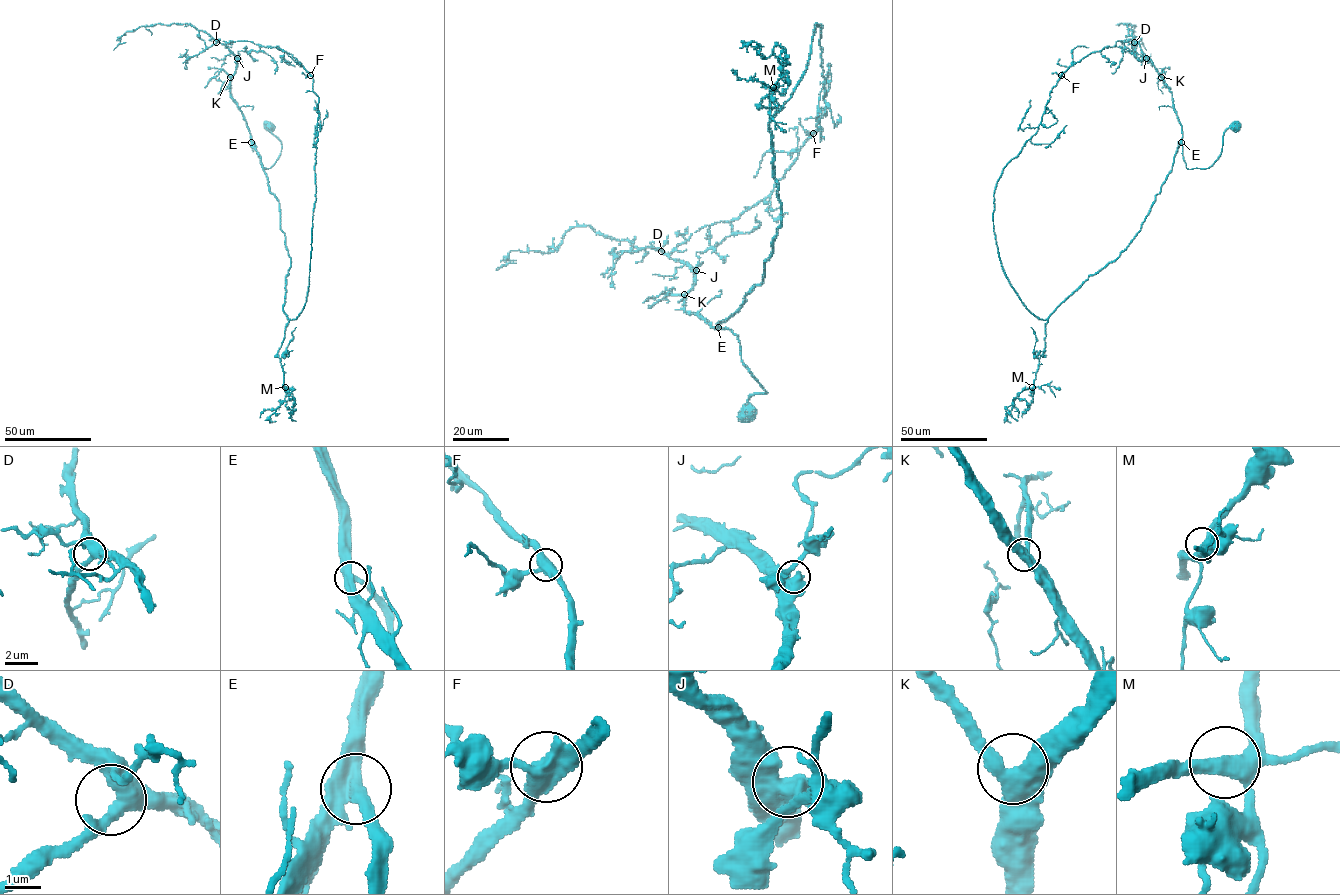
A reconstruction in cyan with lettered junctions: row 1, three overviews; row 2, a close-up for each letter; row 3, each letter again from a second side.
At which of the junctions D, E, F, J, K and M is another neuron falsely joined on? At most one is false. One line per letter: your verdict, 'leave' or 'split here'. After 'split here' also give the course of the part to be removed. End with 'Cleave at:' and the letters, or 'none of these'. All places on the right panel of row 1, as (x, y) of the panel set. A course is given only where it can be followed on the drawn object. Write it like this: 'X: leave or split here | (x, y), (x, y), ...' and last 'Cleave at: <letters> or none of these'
D: leave
E: leave
F: leave
J: leave
K: leave
M: leave
Cleave at: none of these

